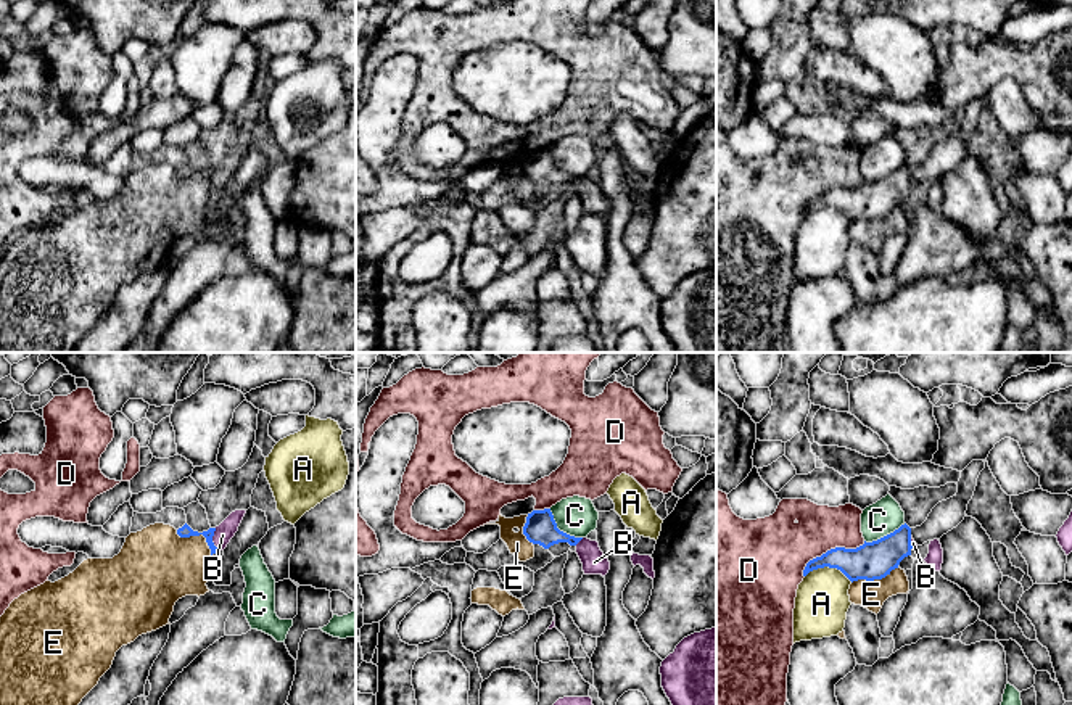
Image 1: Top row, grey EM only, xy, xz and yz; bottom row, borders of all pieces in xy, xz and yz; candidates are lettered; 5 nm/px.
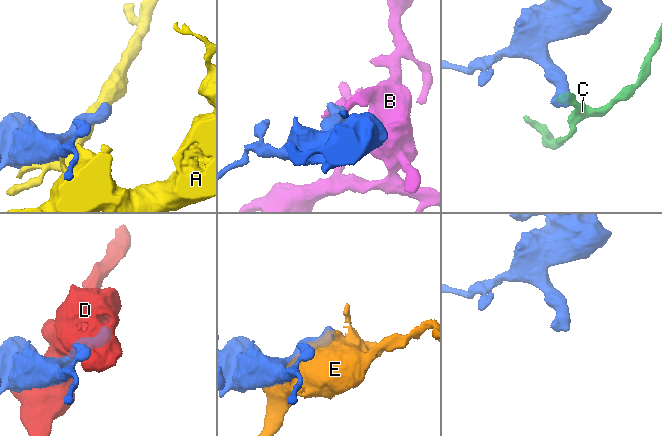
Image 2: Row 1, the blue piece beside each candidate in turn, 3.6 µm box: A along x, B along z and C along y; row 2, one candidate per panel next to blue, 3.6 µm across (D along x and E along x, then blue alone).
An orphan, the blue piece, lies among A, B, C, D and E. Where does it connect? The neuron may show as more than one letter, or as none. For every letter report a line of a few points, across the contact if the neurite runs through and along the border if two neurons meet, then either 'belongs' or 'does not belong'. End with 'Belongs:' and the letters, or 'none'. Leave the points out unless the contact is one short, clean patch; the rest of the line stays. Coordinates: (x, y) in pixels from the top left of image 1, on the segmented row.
A: does not belong
B: line xy (185, 531), (205, 533), (211, 540), (222, 535); belongs
C: line xz (549, 509), (560, 530), (581, 538); does not belong
D: does not belong
E: does not belong
Belongs: B

